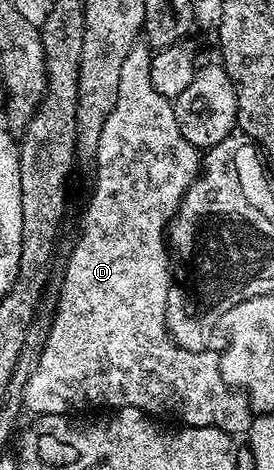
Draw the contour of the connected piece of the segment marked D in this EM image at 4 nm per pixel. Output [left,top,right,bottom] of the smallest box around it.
[23,41,253,437]

